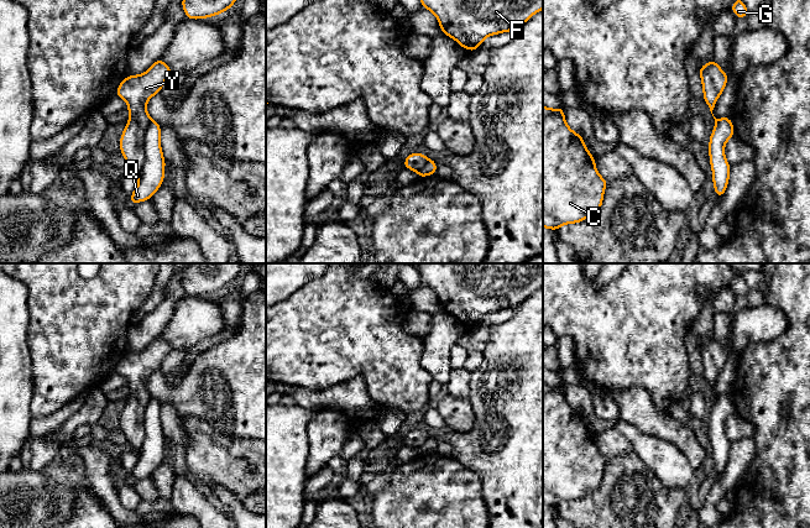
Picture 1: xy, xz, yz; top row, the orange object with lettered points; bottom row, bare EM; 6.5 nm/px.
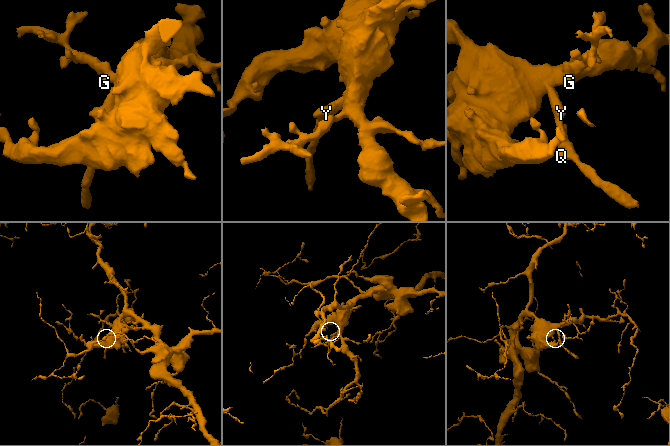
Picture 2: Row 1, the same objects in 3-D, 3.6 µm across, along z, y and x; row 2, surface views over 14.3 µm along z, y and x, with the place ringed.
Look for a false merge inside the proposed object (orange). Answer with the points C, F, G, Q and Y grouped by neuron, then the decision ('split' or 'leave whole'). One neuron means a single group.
groups C F G Y / Q; split

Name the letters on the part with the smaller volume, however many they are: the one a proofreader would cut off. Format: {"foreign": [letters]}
{"foreign": ["Q"]}

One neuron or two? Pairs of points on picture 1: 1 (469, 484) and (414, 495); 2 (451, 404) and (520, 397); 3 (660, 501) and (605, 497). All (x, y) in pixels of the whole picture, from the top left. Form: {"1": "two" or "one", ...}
{"1": "one", "2": "two", "3": "one"}

